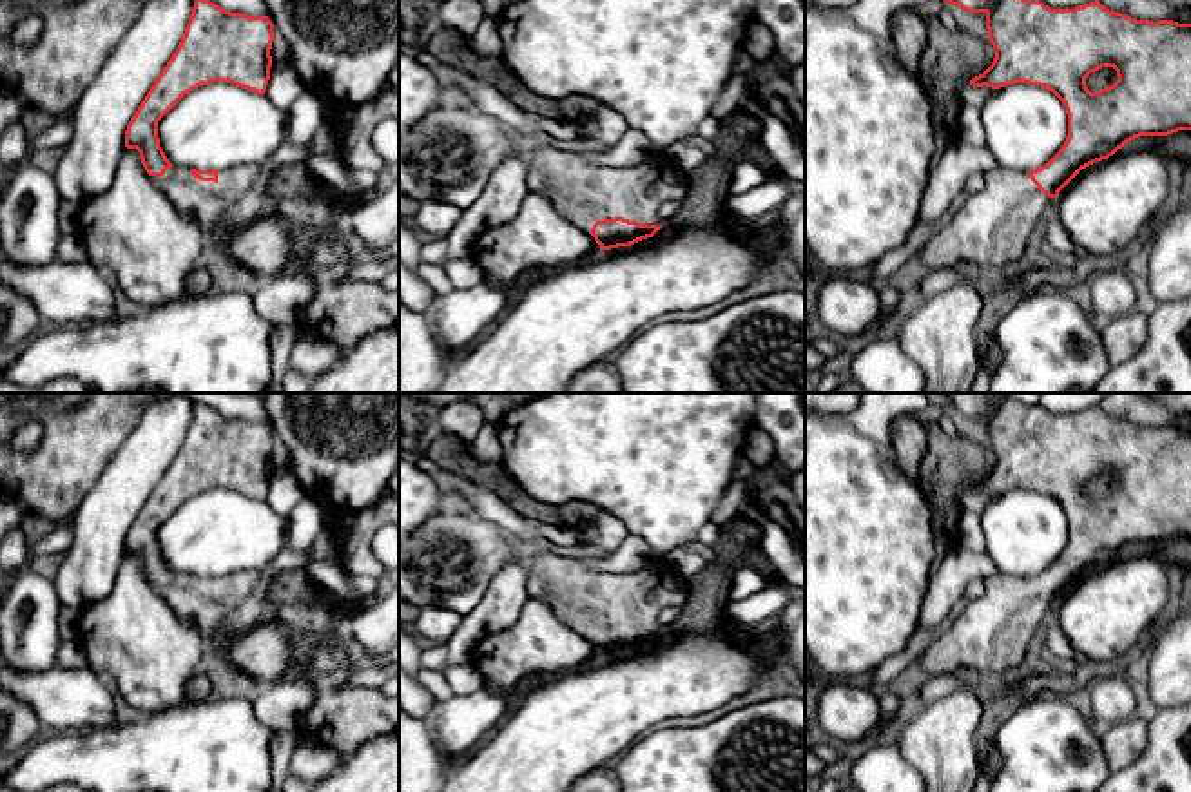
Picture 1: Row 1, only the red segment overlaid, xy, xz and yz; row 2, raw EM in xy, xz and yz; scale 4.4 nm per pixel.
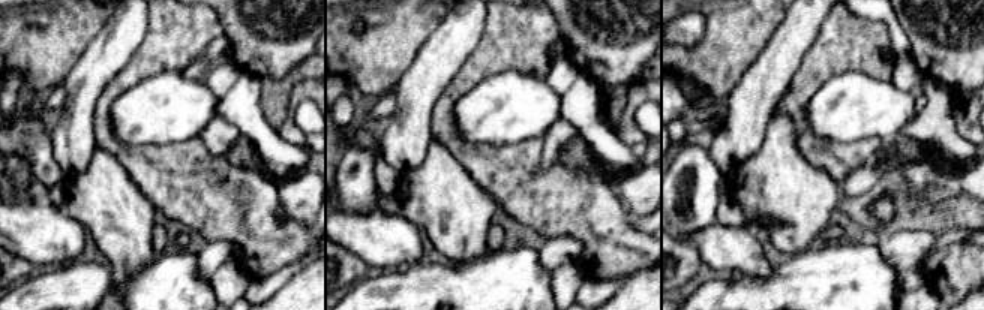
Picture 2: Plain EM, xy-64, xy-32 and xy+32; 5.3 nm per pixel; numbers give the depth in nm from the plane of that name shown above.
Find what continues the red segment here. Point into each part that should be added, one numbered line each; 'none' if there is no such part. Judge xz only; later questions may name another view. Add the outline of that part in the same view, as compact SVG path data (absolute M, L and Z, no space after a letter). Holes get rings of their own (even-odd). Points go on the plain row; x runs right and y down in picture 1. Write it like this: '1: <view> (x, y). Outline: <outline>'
1: xz (582, 598). Outline: M544 547L526 573L529 598L544 600L586 638L596 627L615 623L660 631L660 613L673 605L683 607L689 594L689 582L665 562L634 573L598 573L571 553Z

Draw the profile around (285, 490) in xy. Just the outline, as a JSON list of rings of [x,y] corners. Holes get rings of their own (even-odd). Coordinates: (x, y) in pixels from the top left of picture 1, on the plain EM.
[[[292,471],[270,473],[270,486],[265,502],[279,515],[286,515],[292,507],[306,497],[305,488]]]

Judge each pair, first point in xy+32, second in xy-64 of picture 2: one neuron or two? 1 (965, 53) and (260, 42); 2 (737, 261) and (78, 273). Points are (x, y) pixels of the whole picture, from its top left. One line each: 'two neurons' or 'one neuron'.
1: one neuron
2: two neurons

